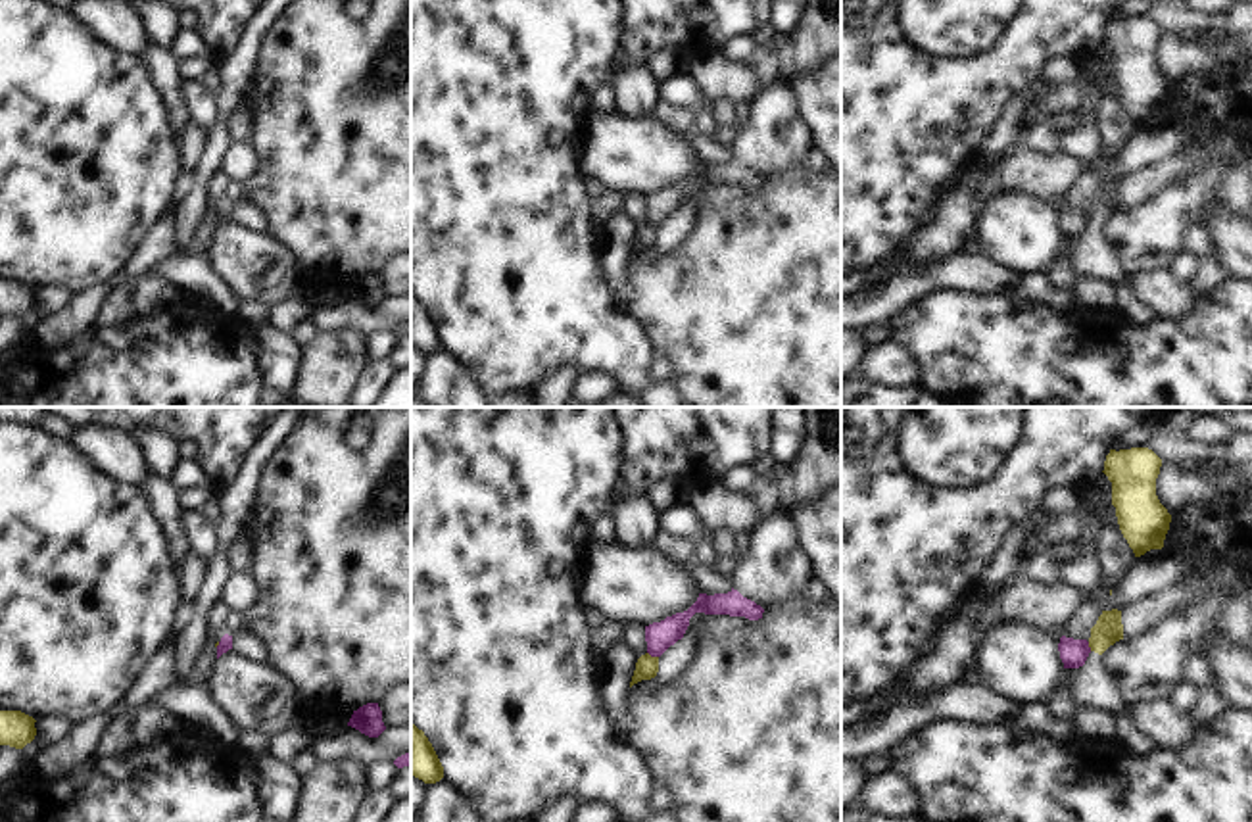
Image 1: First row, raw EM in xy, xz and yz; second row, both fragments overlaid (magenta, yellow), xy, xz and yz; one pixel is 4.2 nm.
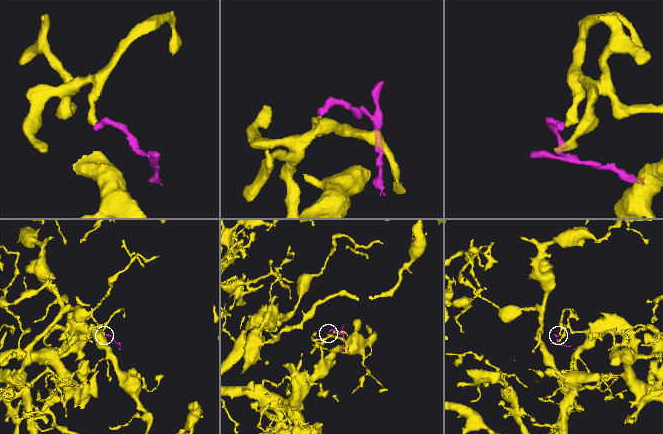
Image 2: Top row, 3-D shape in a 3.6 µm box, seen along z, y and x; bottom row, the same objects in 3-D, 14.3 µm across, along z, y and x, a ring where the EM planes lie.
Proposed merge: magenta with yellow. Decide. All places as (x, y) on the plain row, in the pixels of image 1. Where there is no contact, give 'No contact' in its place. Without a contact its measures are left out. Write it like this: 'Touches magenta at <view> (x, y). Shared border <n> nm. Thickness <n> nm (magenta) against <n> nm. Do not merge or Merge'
Touches magenta at xz (653, 225). Shared border 50 nm. Thickness 120 nm (magenta) against 90 nm. Do not merge

